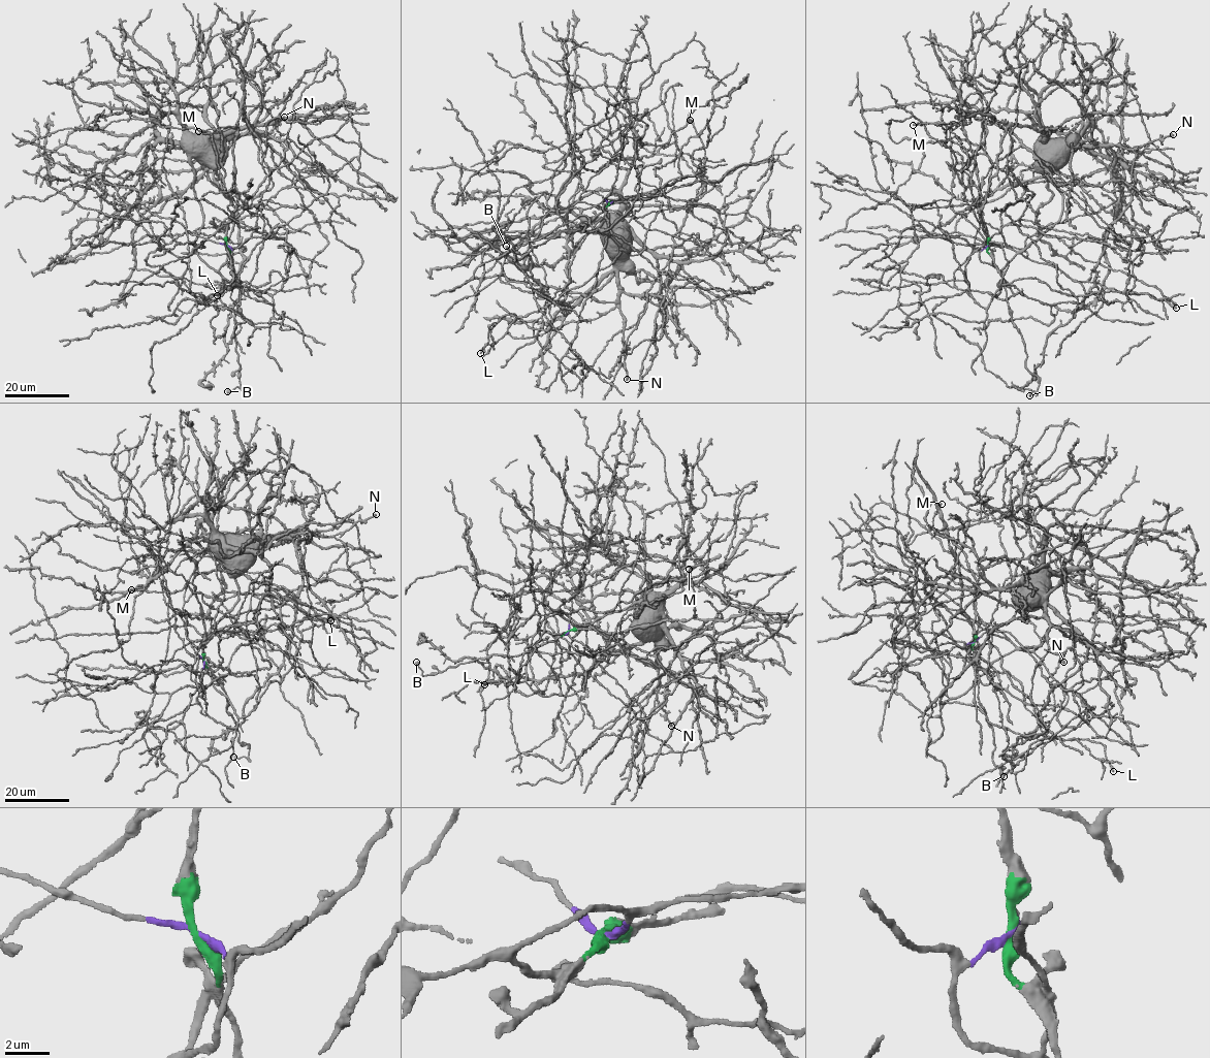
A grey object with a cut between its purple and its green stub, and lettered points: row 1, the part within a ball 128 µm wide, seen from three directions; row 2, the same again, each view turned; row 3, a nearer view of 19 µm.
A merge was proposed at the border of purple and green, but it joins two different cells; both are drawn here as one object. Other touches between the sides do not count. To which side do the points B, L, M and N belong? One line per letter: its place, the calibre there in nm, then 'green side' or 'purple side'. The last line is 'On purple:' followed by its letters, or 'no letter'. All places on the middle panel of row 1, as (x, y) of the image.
B: place (506, 246); calibre 500 nm; green side
L: place (480, 353); calibre 280 nm; purple side
M: place (690, 120); calibre 220 nm; green side
N: place (627, 379); calibre 500 nm; purple side
On purple: L, N

